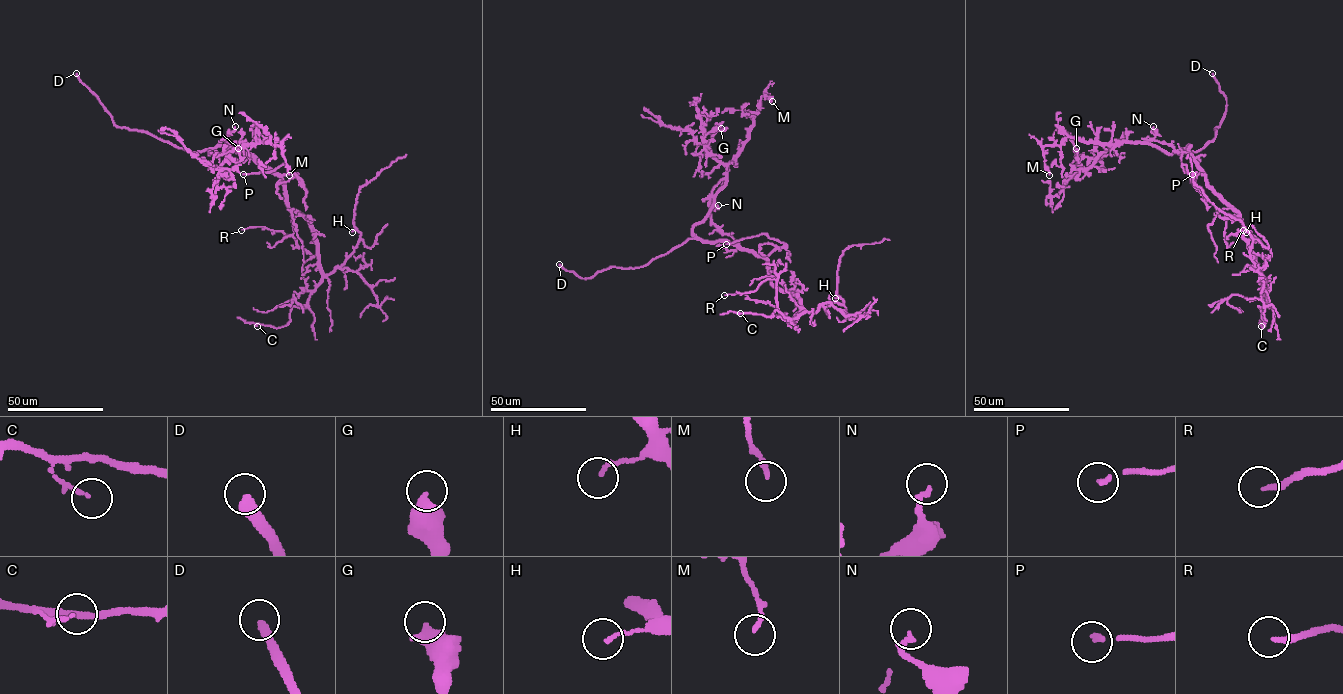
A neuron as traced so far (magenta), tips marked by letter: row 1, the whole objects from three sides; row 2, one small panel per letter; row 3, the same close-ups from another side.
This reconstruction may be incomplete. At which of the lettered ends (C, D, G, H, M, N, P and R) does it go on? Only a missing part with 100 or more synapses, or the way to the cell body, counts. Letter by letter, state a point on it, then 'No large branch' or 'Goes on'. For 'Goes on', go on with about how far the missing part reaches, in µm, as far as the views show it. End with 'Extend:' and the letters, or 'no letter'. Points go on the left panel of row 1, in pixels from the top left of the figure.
C: Place: (257, 326). No large branch
D: Place: (76, 73). Goes on. Missing length about 20 µm
G: Place: (238, 148). No large branch
H: Place: (352, 232). No large branch
M: Place: (289, 175). No large branch
N: Place: (235, 126). No large branch
P: Place: (243, 174). No large branch
R: Place: (241, 230). No large branch
Extend: D

